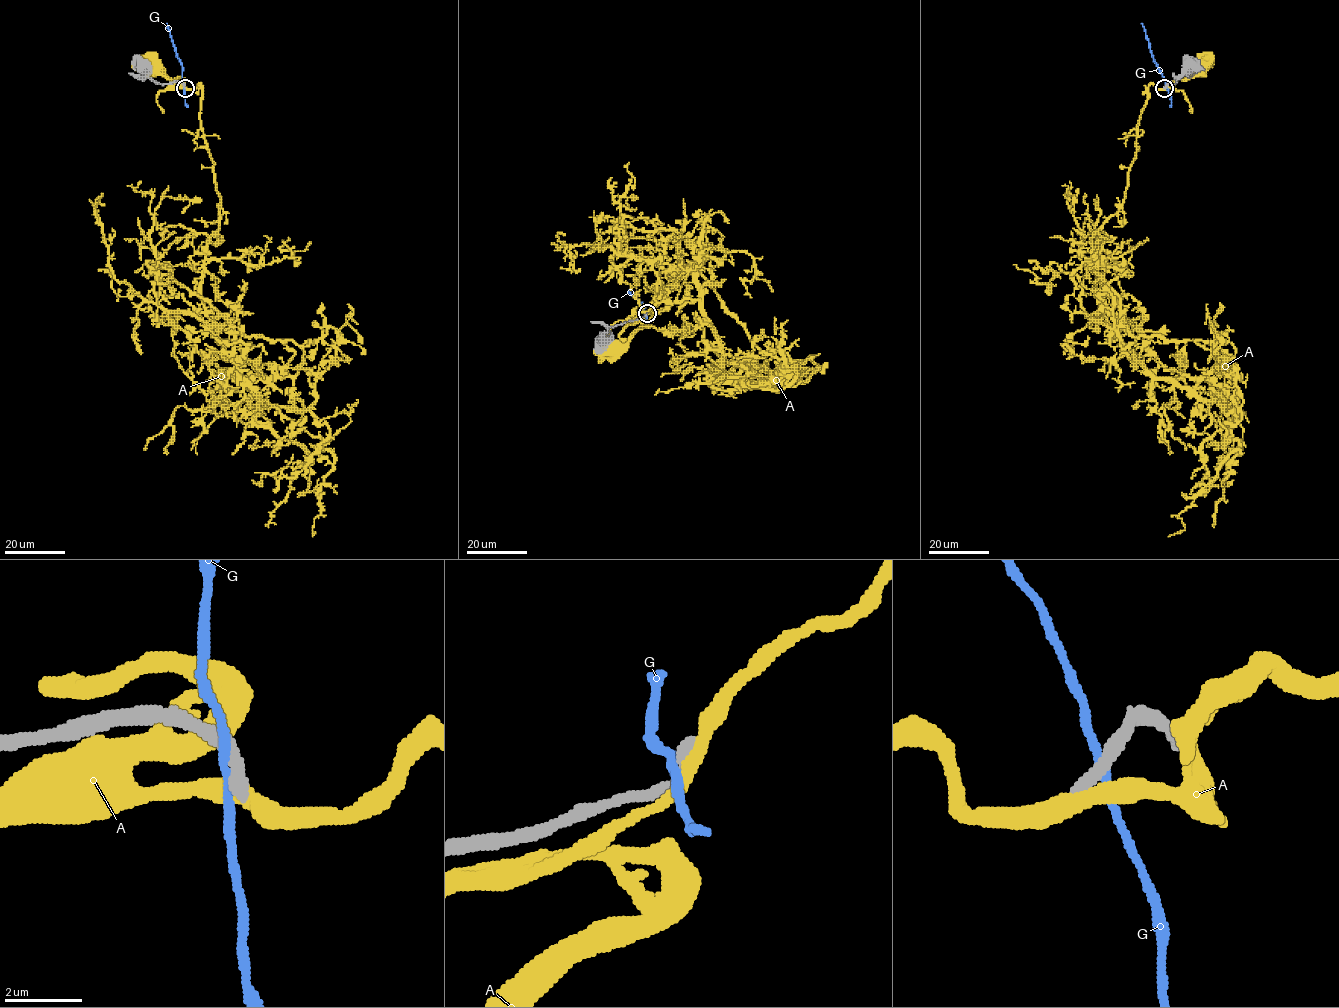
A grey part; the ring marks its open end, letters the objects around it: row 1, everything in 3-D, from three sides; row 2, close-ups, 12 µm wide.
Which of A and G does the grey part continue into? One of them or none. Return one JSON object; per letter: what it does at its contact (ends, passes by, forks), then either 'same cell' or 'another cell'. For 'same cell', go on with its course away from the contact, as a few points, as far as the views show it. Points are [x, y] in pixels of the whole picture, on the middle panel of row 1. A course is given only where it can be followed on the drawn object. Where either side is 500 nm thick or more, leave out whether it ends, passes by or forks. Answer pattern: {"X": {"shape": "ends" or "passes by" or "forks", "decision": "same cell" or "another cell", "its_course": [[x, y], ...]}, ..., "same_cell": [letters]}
{"A": {"shape": "passes by", "decision": "another cell"}, "G": {"decision": "another cell"}, "same_cell": []}

